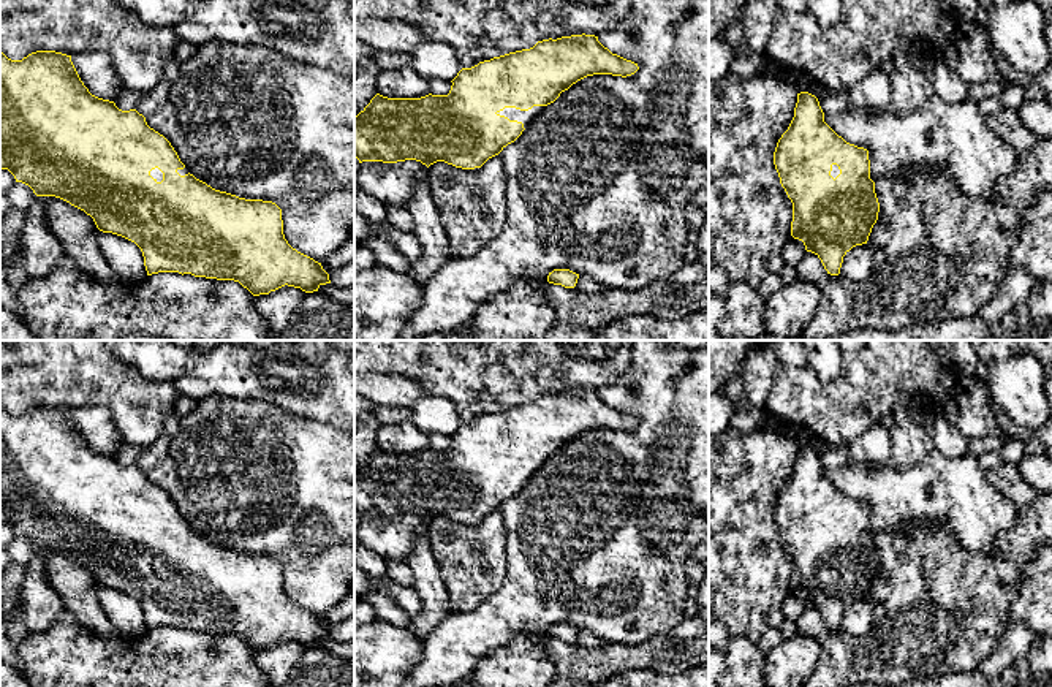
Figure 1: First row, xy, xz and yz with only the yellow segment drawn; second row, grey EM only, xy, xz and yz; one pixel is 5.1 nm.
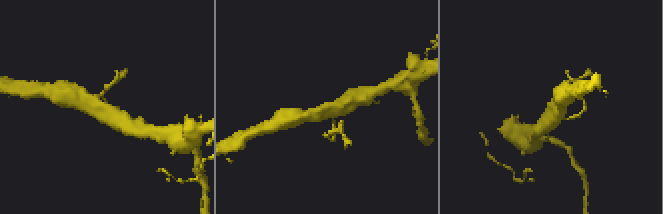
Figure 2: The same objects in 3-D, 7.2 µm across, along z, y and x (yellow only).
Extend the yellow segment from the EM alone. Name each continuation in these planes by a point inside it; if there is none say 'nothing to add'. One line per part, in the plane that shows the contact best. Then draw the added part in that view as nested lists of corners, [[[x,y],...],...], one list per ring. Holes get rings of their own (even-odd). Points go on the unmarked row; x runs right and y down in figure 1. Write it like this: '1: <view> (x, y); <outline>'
1: xz (526, 472); [[[533,461],[528,465],[520,465],[516,462],[505,462],[503,465],[497,467],[500,470],[508,472],[509,475],[517,475],[524,478],[524,483],[528,481],[528,478],[538,470],[538,467],[543,464],[544,461]]]

